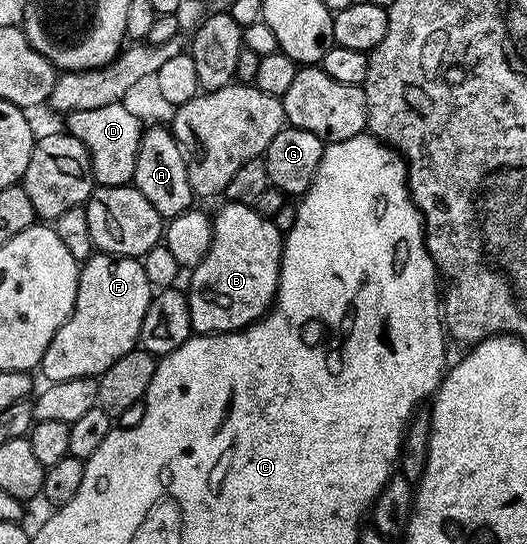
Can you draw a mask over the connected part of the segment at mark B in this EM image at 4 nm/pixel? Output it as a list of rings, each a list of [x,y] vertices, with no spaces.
[[[229,201],[213,217],[213,238],[207,255],[192,270],[187,296],[193,333],[233,333],[260,321],[277,299],[277,284],[281,274],[282,230],[277,230],[276,220],[259,215],[256,208]]]

